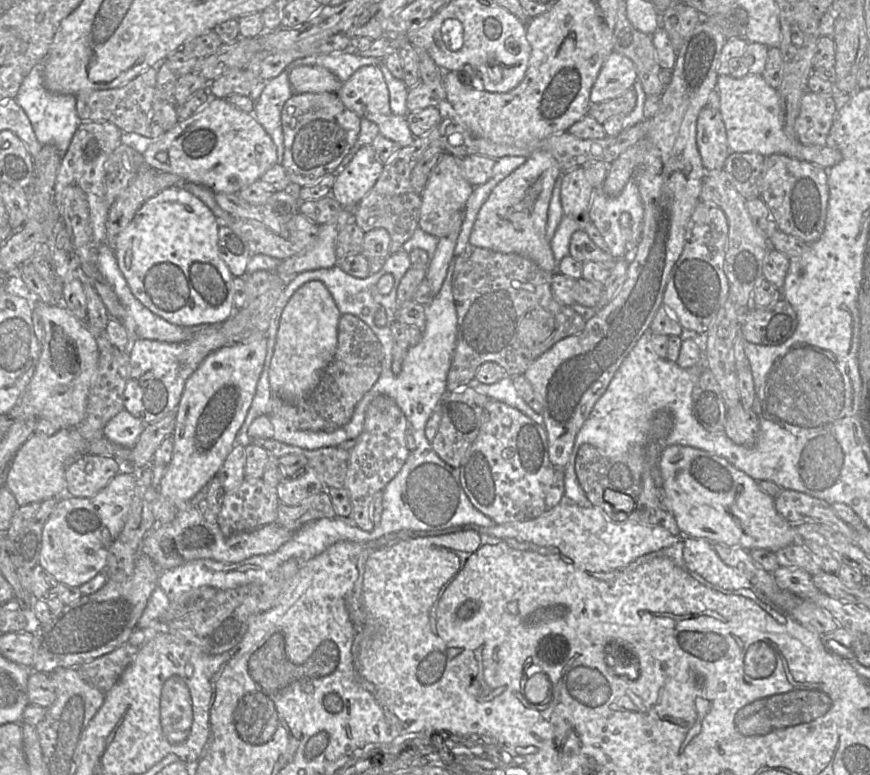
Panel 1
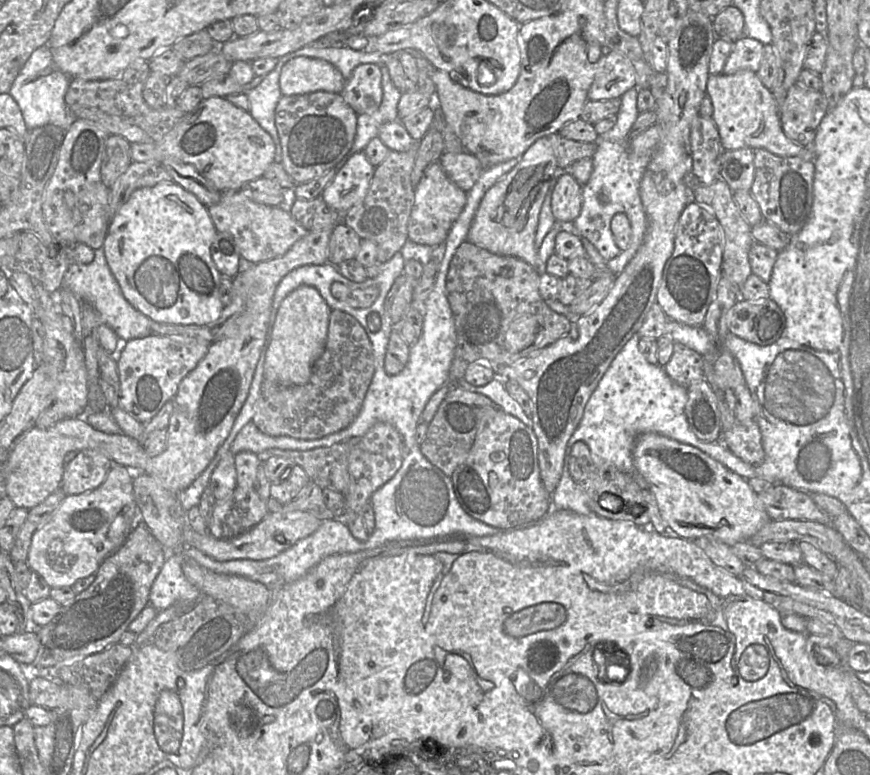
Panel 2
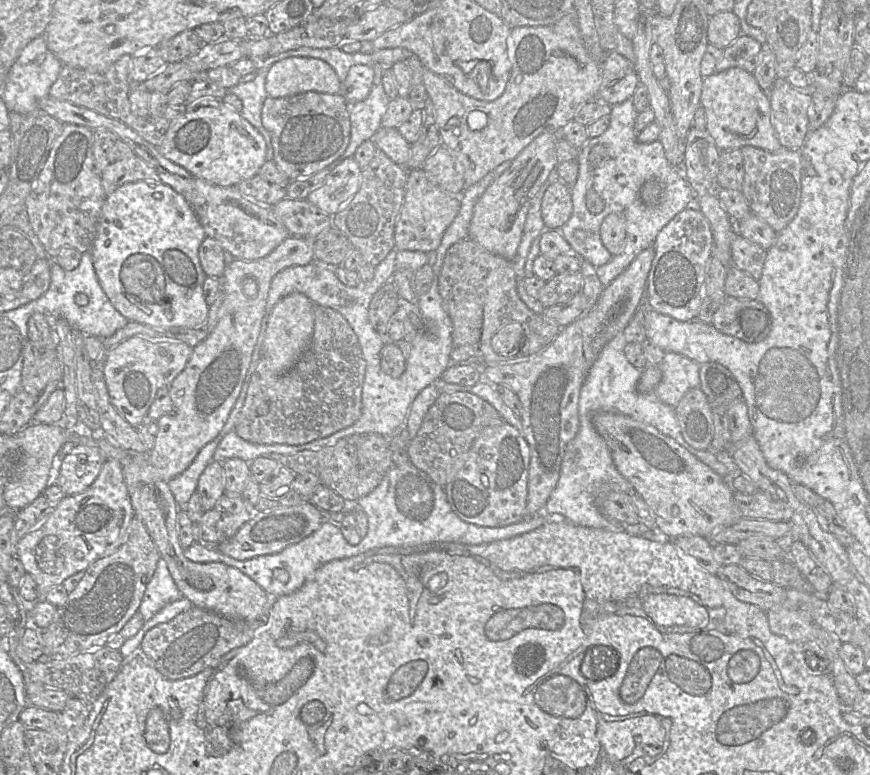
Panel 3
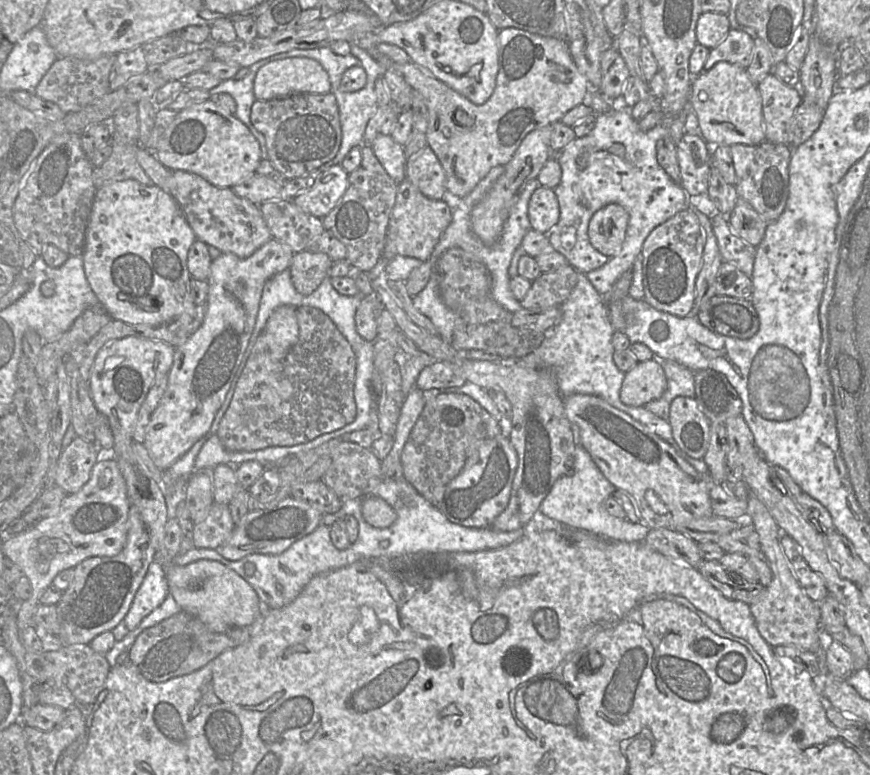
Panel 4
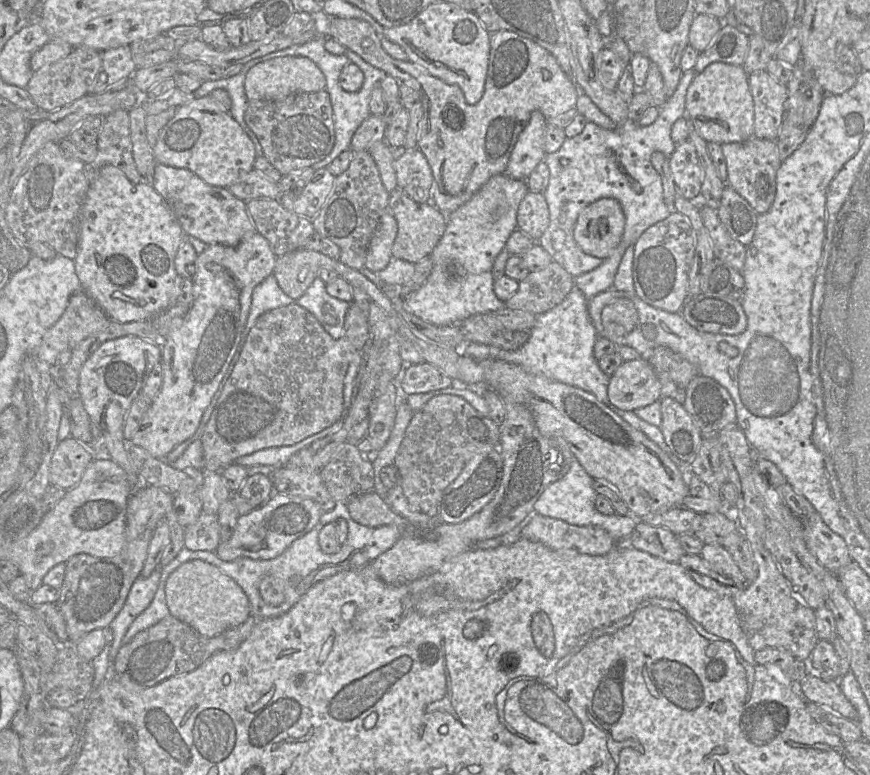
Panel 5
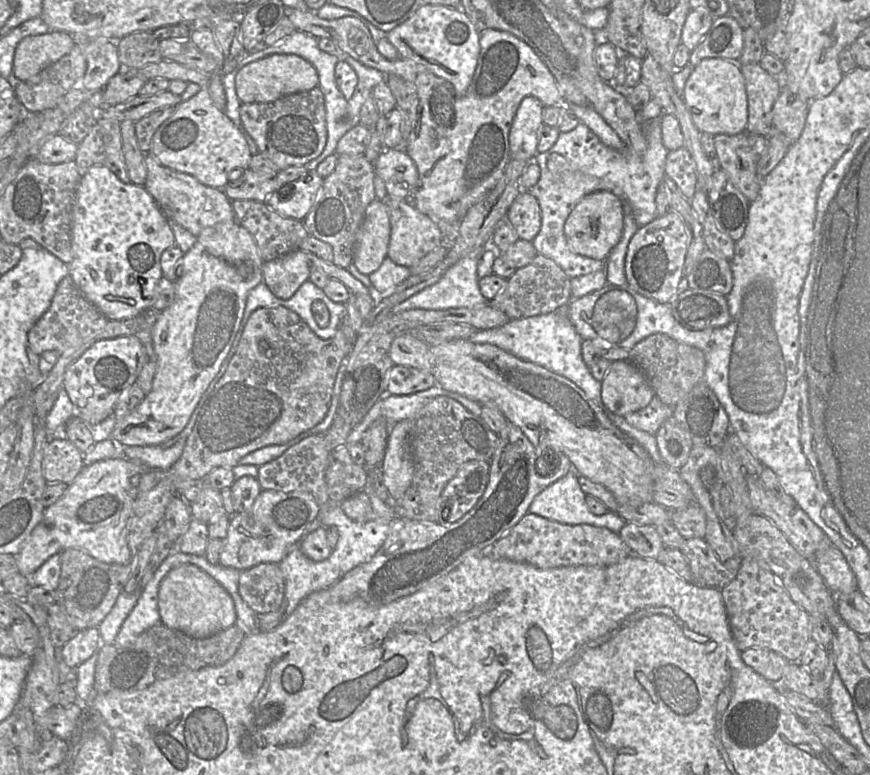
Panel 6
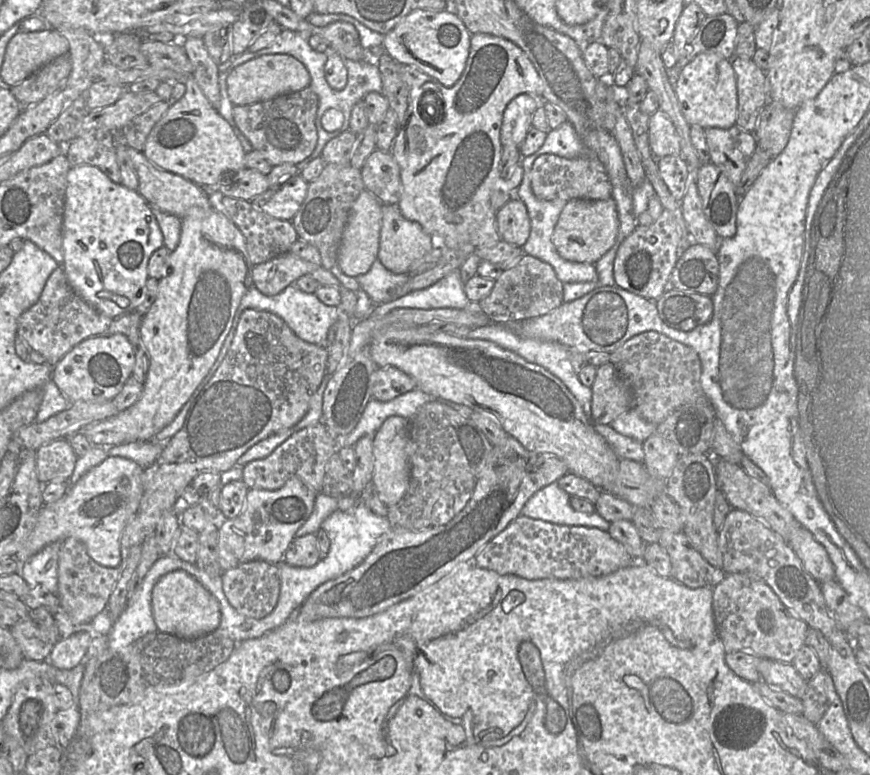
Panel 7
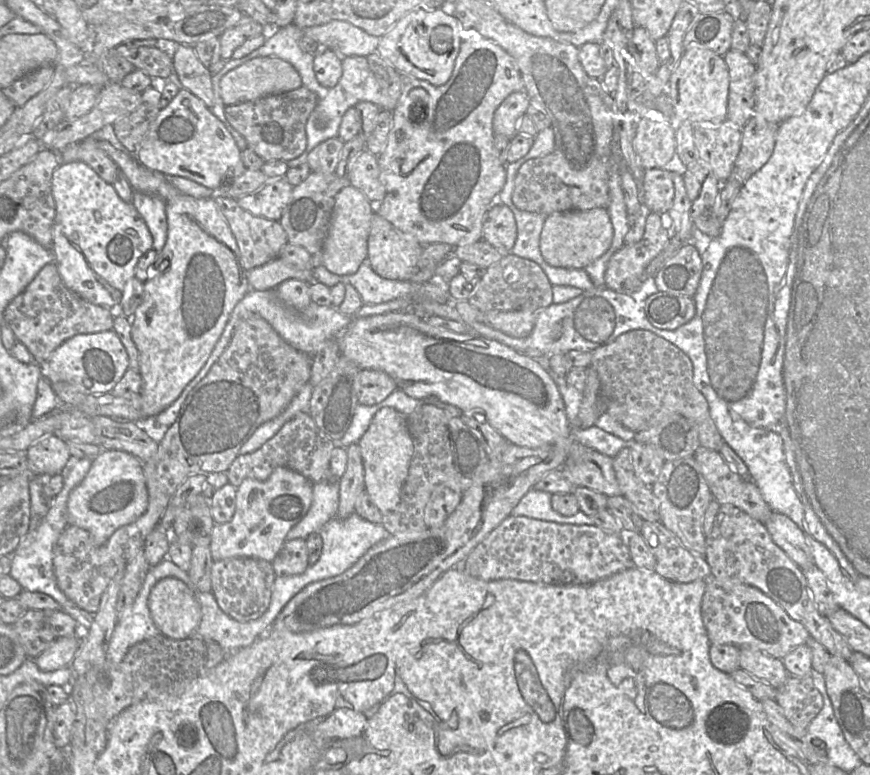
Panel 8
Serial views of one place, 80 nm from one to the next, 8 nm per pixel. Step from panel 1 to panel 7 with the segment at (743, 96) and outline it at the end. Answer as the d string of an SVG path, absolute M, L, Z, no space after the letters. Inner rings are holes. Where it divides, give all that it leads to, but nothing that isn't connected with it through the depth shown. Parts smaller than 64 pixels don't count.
M713 53L698 54L681 70L674 87L683 116L690 125L703 129L728 129L736 125L737 80L731 61Z

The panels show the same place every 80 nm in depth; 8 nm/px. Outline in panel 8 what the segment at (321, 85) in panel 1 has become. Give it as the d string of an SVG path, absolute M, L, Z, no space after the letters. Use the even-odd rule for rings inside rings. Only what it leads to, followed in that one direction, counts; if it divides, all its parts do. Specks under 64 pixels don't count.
M274 54L259 56L241 64L227 72L220 81L221 97L226 106L295 90L302 85L296 67L289 60Z

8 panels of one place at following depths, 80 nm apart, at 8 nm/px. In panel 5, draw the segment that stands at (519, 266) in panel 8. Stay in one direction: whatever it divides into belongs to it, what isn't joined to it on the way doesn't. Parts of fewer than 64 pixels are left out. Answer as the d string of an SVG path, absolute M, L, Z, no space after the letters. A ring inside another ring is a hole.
M552 261L541 270L530 271L519 281L519 288L505 301L505 308L540 315L561 304L574 285L575 278Z

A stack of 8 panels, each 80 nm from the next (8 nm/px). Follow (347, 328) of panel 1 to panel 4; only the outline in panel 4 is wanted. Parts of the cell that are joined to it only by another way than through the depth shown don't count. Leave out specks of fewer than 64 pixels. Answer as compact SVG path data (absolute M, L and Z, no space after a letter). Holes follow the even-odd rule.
M297 308L299 339L286 357L274 360L261 333L238 376L230 404L221 418L215 435L229 451L256 451L267 447L290 447L309 442L354 422L357 407L354 398L356 356L333 320L321 309Z

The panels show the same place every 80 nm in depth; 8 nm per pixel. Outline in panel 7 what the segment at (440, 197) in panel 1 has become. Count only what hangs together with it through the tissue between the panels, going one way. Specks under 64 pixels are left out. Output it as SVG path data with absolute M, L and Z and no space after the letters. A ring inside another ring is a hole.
M397 204L382 205L382 225L377 260L386 269L395 274L409 273L415 264L437 244L438 241L426 233L419 223L406 219Z

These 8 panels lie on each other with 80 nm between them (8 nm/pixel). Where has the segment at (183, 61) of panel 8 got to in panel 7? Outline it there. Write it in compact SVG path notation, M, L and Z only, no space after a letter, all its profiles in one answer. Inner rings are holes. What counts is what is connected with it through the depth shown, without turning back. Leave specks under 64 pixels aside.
M188 37L182 43L193 66L191 75L215 109L221 101L219 68L210 56L202 37Z

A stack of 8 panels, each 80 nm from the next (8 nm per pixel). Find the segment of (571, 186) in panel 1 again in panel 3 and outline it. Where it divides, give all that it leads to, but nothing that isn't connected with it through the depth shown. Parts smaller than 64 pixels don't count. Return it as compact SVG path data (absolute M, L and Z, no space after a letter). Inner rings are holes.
M556 178L545 187L541 197L541 216L546 229L558 229L570 218L572 210L571 188Z

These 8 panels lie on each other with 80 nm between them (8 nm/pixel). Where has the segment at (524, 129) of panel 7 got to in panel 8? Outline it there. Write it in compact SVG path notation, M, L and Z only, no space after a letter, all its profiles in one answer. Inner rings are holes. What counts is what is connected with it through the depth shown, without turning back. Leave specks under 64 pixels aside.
M525 90L510 94L496 109L493 117L495 134L502 134L511 140L518 132L517 122L525 114L530 97Z

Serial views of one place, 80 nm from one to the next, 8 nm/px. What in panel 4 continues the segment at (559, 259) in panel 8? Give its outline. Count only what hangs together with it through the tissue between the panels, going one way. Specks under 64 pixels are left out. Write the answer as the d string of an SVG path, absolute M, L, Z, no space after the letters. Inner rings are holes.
M609 203L596 210L588 225L590 243L602 254L612 257L621 248L625 238L629 215L617 203Z

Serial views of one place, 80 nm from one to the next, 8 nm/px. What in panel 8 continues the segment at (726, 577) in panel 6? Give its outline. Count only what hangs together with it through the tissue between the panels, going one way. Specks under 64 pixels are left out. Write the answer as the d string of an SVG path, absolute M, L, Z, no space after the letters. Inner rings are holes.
M644 521L640 535L655 556L654 571L663 578L689 583L711 577L711 570L705 558L685 548L675 534L660 521Z

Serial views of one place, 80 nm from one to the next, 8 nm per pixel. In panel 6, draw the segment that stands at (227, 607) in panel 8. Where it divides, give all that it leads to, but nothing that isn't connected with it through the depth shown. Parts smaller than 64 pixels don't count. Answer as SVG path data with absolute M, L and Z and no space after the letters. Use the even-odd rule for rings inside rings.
M260 563L241 571L238 592L257 613L277 610L285 597L284 578L277 563Z

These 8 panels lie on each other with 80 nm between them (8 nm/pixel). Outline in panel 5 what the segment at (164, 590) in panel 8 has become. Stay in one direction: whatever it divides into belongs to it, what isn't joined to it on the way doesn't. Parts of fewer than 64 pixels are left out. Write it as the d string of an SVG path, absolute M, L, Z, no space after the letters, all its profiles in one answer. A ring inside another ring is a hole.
M191 560L176 568L165 583L169 615L180 619L205 637L214 637L244 623L251 608L243 589L218 567L203 560Z

